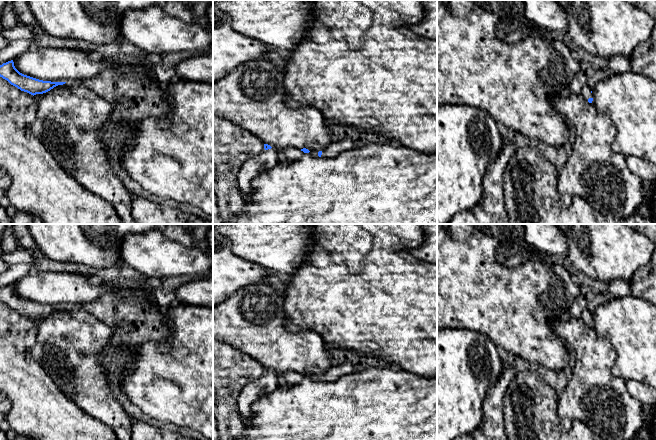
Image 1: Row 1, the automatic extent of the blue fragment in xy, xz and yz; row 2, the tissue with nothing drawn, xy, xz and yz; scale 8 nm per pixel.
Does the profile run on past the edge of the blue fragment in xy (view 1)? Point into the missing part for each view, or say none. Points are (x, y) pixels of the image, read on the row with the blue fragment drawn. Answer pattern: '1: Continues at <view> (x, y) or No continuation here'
1: No continuation here

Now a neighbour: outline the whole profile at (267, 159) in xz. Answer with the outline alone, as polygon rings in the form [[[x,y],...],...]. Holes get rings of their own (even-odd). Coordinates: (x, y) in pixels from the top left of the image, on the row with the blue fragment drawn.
[[[263,150],[260,154],[248,159],[238,171],[238,187],[243,195],[249,195],[252,191],[252,181],[263,171],[274,168],[279,163],[278,150]]]

